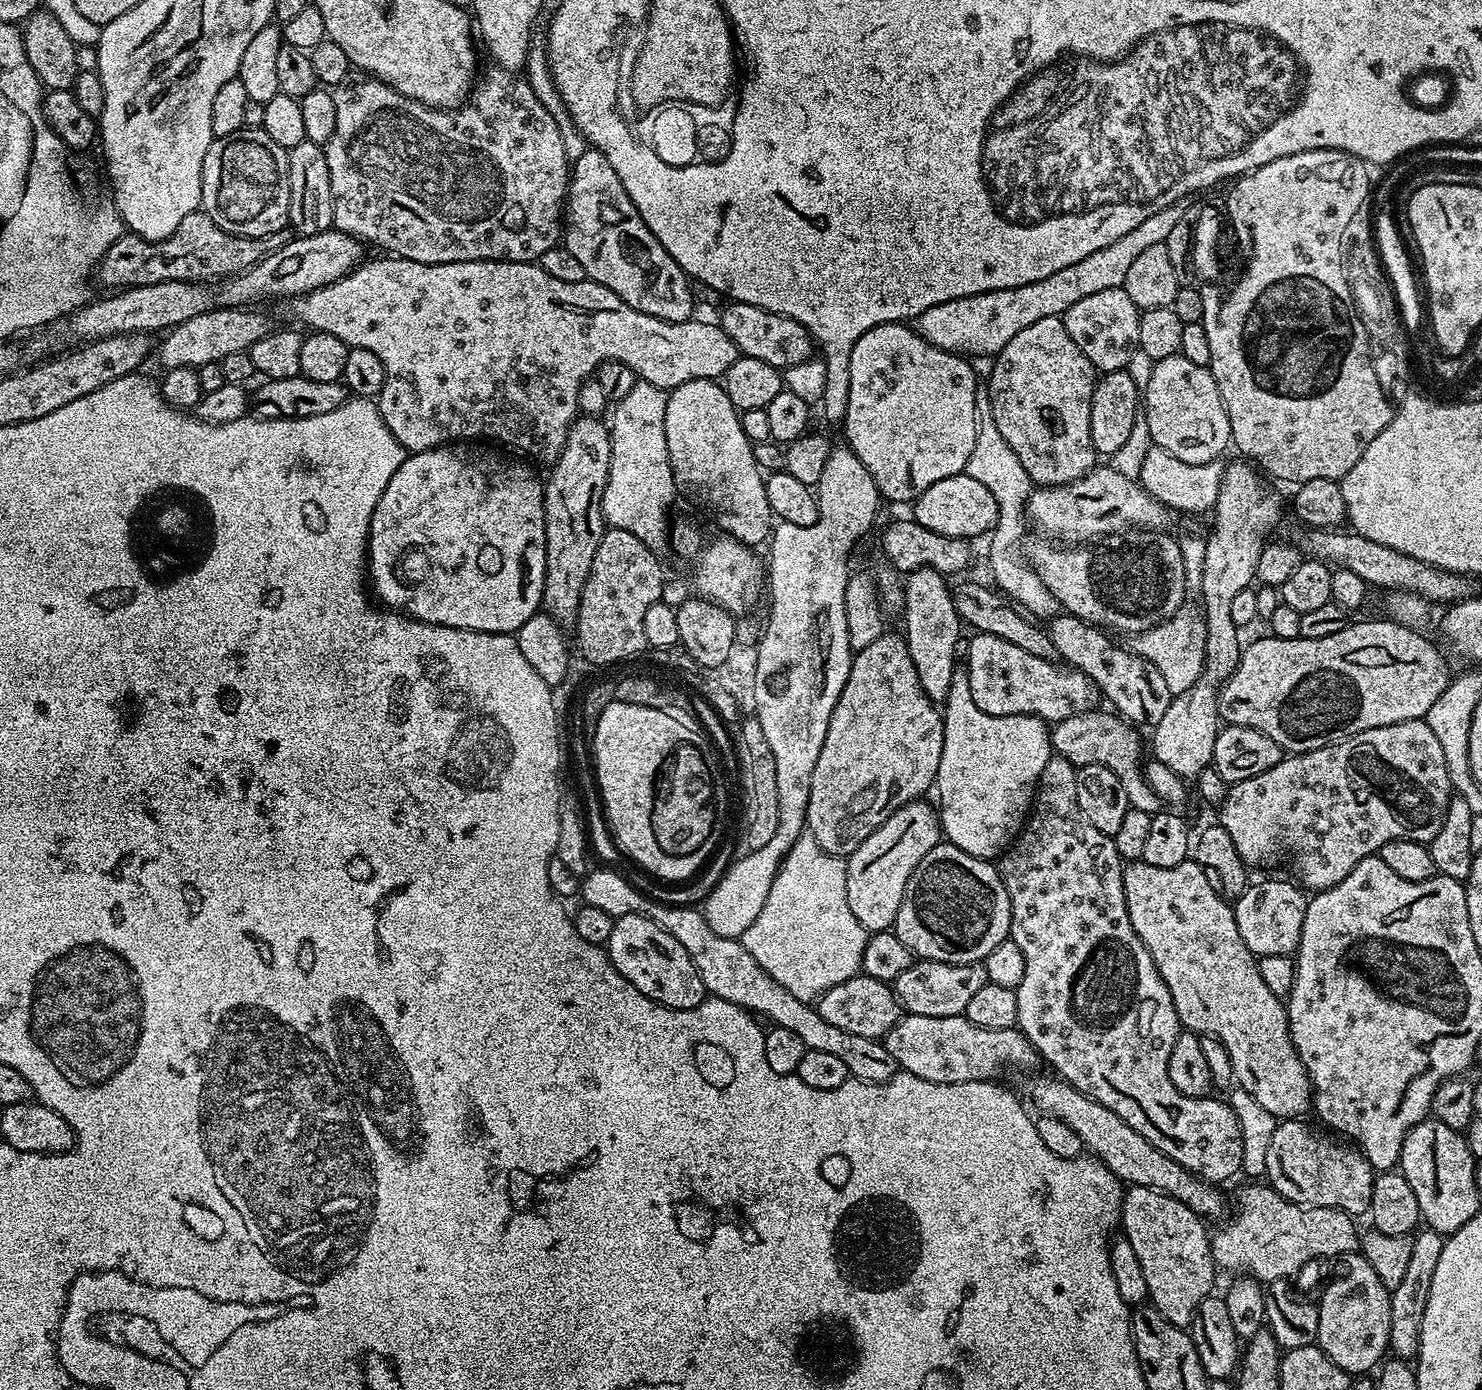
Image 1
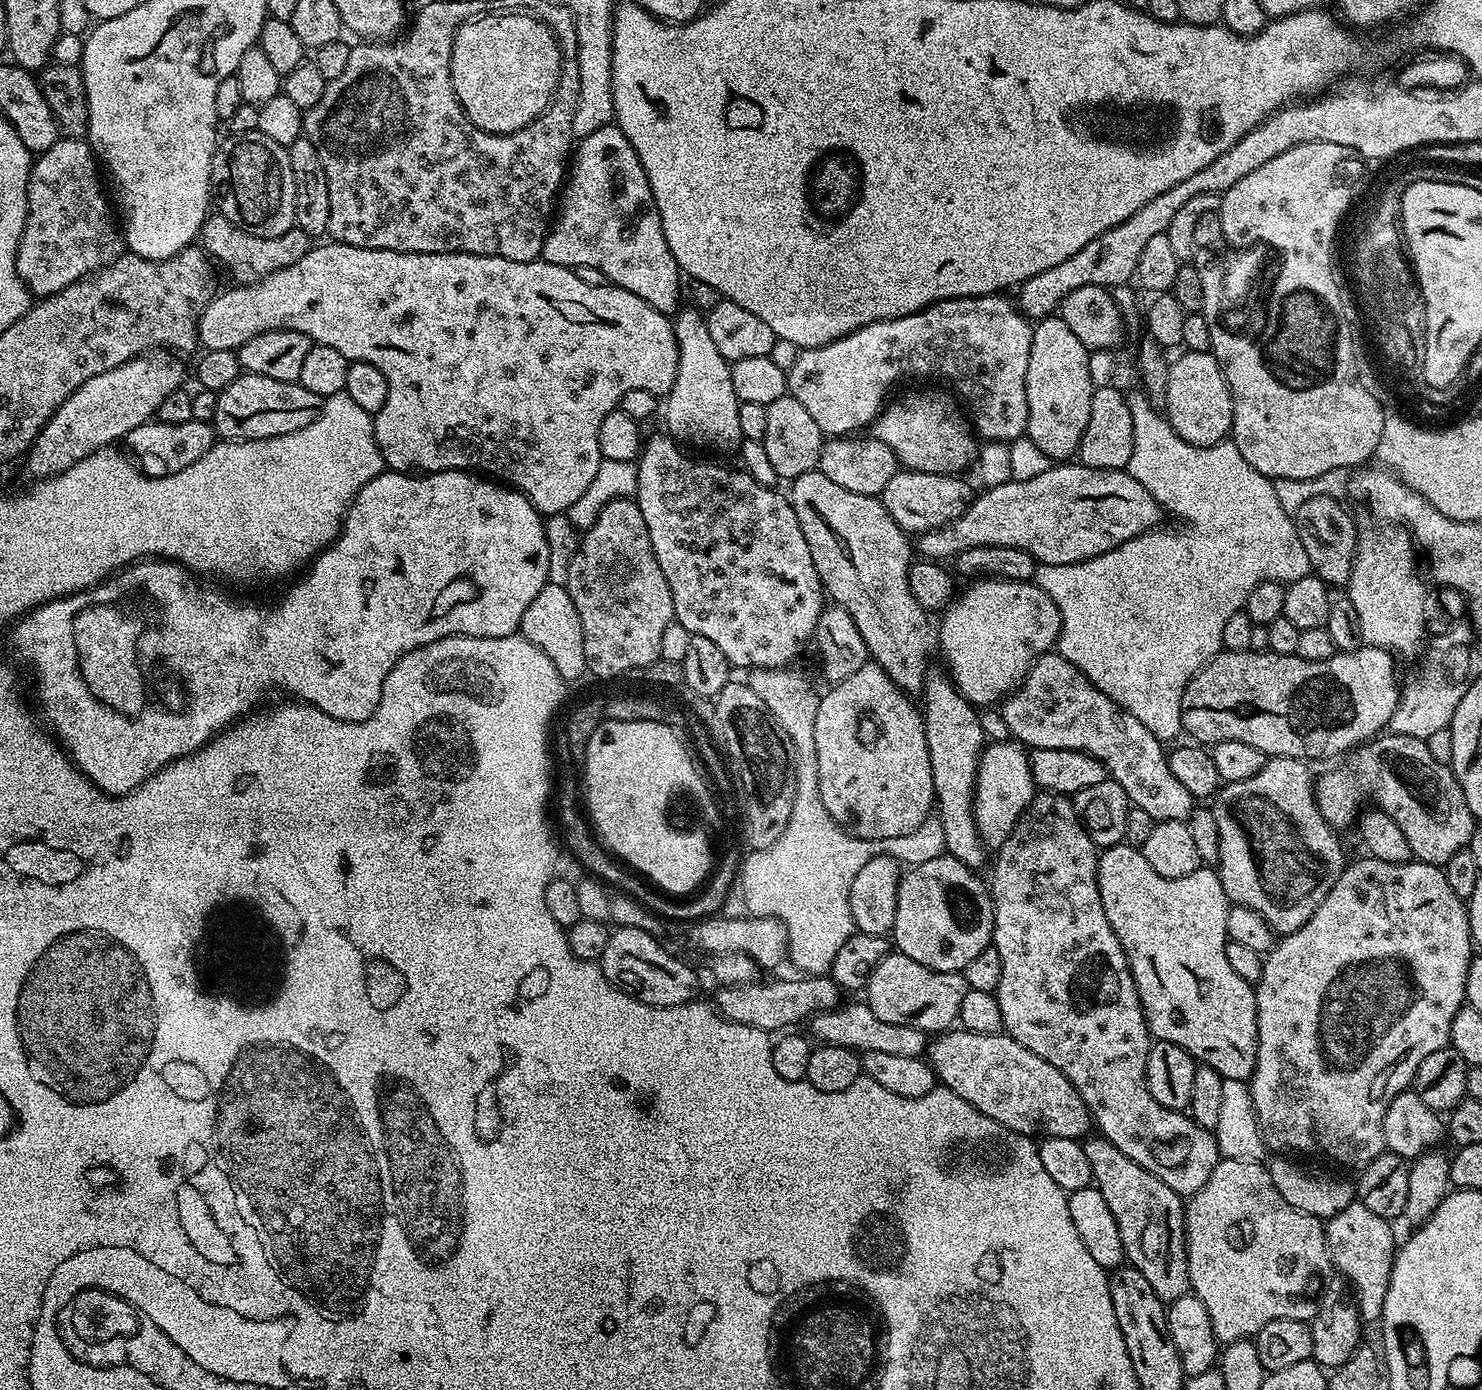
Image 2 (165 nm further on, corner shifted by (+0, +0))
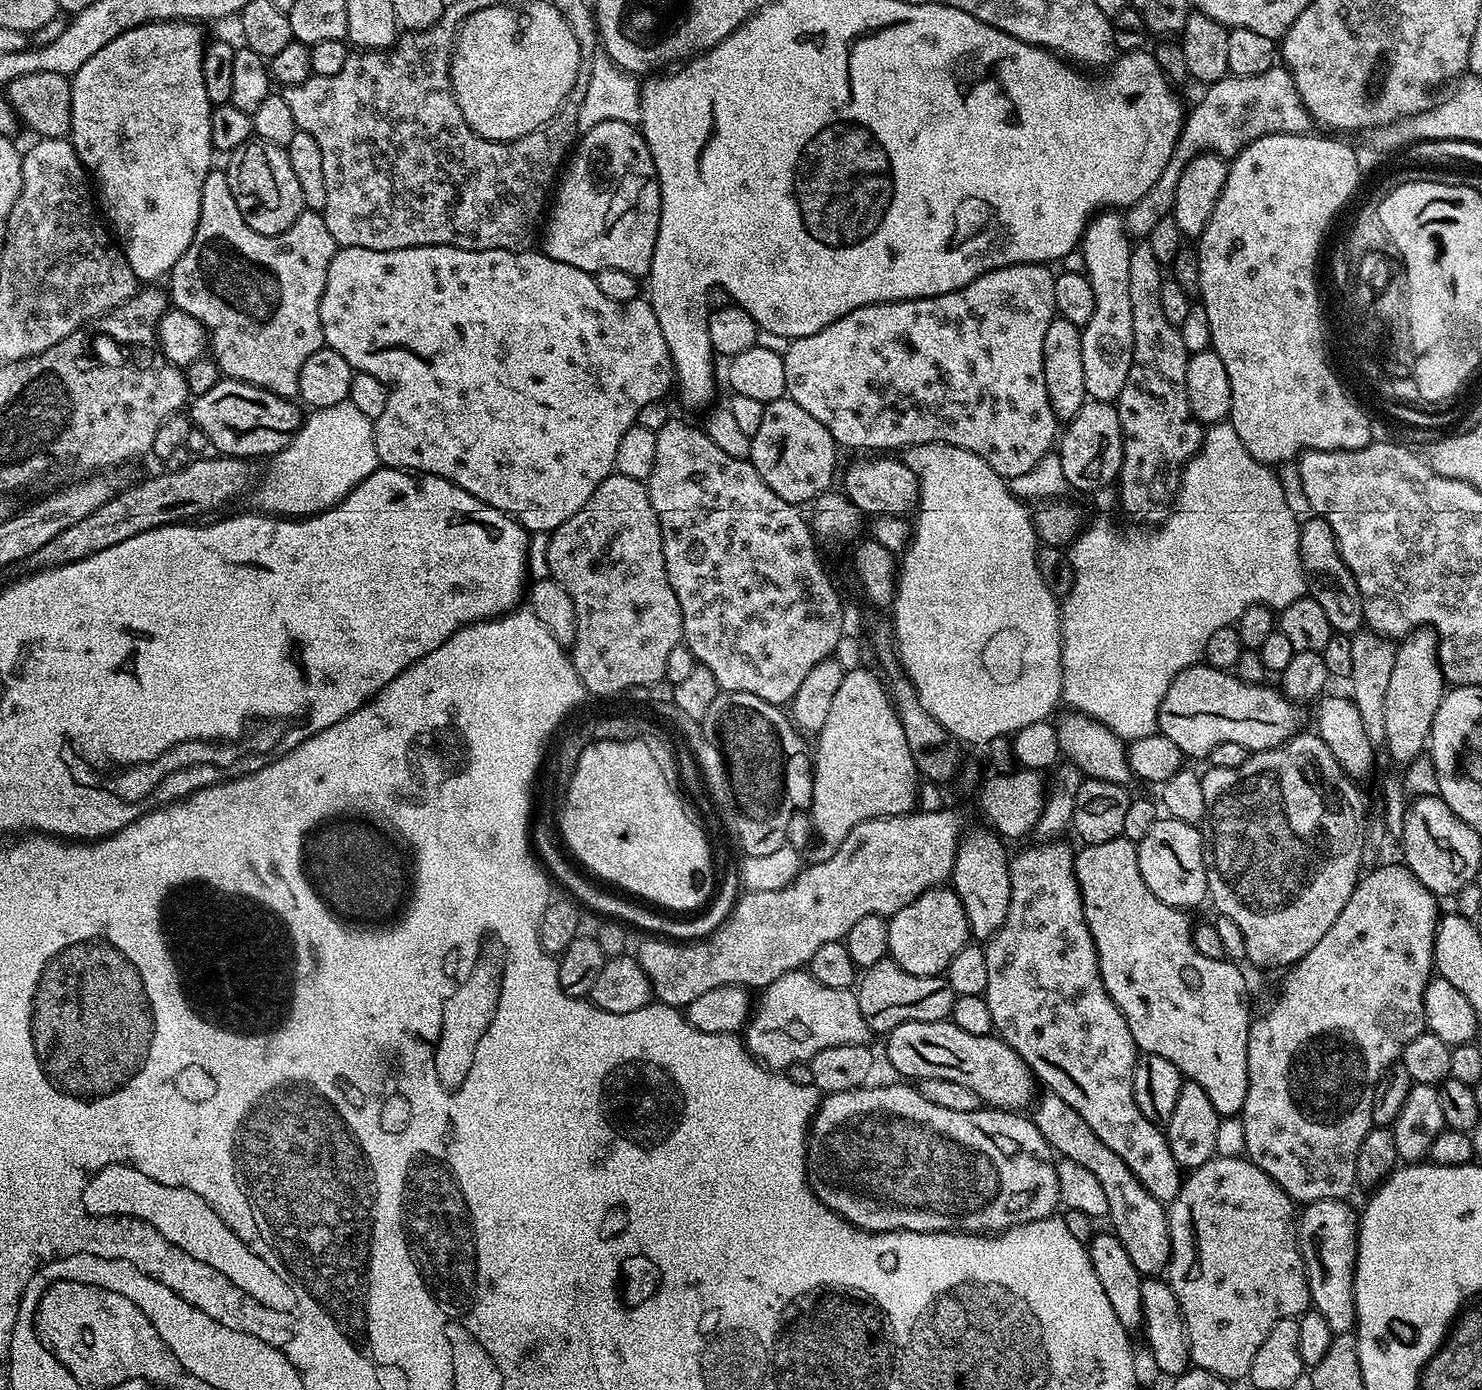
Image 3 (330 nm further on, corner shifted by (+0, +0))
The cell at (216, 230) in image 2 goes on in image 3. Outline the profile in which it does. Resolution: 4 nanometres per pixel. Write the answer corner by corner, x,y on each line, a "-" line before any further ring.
213,170
206,174
206,178
202,182
200,213
198,214
198,226
194,230
194,238
190,242
186,254
182,254
182,258
178,258
178,262
172,267
170,273
170,281
172,280
170,300
175,308
190,314
190,318
198,318
198,322
204,324
207,335
210,337
211,359
216,361
221,373
227,379
241,380
247,384
270,390
279,396
292,398
298,393
298,374
302,374
302,366
306,363
306,358
310,358
310,354
314,354
314,350
325,347
322,318
320,317
320,299
326,286
328,267
336,251
338,251
338,245
334,242
330,230
326,230
323,215
311,210
301,212
289,228
276,236
258,234
258,230
251,228
246,222
246,218
242,218
242,210
238,210
238,202
234,202
234,198
230,196
230,182
228,181
227,171

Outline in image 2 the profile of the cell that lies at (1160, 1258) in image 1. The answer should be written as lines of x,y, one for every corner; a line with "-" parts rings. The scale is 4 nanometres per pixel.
1092,1134
1083,1141
1086,1158
1090,1158
1092,1178
1095,1187
1100,1187
1103,1207
1109,1208
1118,1222
1118,1234
1122,1234
1122,1246
1127,1263
1133,1268
1142,1270
1142,1275
1150,1286
1154,1286
1154,1294
1165,1302
1171,1302
1189,1295
1188,1283
1188,1237
1184,1235
1185,1201
1166,1186
1154,1174
1150,1174
1138,1162
1126,1158
1109,1140
1099,1134

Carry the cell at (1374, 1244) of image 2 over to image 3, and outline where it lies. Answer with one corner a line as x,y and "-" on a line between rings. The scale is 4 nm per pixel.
1347,1199
1319,1200
1303,1205
1298,1216
1300,1253
1306,1266
1306,1282
1312,1295
1311,1307
1326,1318
1333,1336
1346,1334
1356,1327
1356,1234
1358,1212
1348,1205

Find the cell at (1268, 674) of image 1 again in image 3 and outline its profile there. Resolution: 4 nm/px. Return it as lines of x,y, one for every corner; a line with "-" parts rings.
1206,663
1192,664
1186,670
1182,670
1175,678
1174,682
1170,682
1170,690
1166,690
1166,694
1162,698
1162,706
1158,710
1158,732
1159,735
1170,738
1170,742
1174,742
1174,746
1178,746
1178,750
1184,752
1185,757
1192,758
1192,756
1200,756
1206,758
1210,754
1210,750
1214,750
1214,746
1222,746
1222,742
1238,742
1238,746
1246,746
1249,753
1265,752
1271,748
1278,748
1281,744
1287,744
1293,736
1301,731
1302,725
1300,720
1296,717
1297,705
1289,700
1279,687
1272,686
1268,688
1267,683
1262,684
1247,684
1239,680
1231,671
1223,672
1217,668
1212,668

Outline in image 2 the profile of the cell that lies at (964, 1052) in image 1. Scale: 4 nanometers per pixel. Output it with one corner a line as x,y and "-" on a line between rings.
844,1002
828,1012
817,1012
810,1021
810,1027
811,1035
816,1035
820,1044
842,1046
860,1054
878,1050
881,1054
899,1054
905,1058
923,1057
930,1044
929,1033
914,1026
894,1026
894,1022
882,1022
882,1018
878,1018
866,1002

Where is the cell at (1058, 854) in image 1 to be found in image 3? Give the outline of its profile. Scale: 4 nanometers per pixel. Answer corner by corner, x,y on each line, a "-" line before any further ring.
1056,838
1036,843
1040,844
1032,844
1029,848
1022,849
1017,856
1015,853
1011,857
1008,865
1010,870
1010,910
1006,910
1006,922
1002,922
1002,926
993,934
991,940
983,945
986,954
986,990
983,997
990,1006
990,1018
995,1035
1005,1040
1025,1060
1033,1077
1039,1083
1041,1080
1047,1091
1058,1094
1058,1098
1062,1098
1062,1102
1066,1102
1066,1106
1074,1106
1074,1110
1078,1110
1078,1114
1082,1114
1082,1118
1086,1118
1086,1126
1090,1126
1090,1130
1094,1130
1096,1137
1102,1142
1106,1142
1106,1146
1110,1146
1110,1150
1114,1150
1114,1154
1118,1154
1118,1158
1122,1158
1122,1162
1126,1162
1126,1166
1130,1166
1132,1173
1139,1178
1146,1190
1150,1190
1154,1199
1167,1206
1178,1194
1182,1183
1182,1169
1174,1158
1174,1154
1170,1154
1165,1129
1159,1124
1150,1122
1150,1118
1146,1118
1146,1114
1142,1114
1142,1110
1138,1110
1138,1102
1134,1102
1134,1070
1138,1059
1138,1049
1130,1034
1130,1026
1126,1026
1126,1018
1122,1014
1122,1010
1118,1010
1118,1006
1110,998
1100,977
1094,938
1084,921
1084,903
1076,881
1074,848
1068,844
1060,844
1064,842

